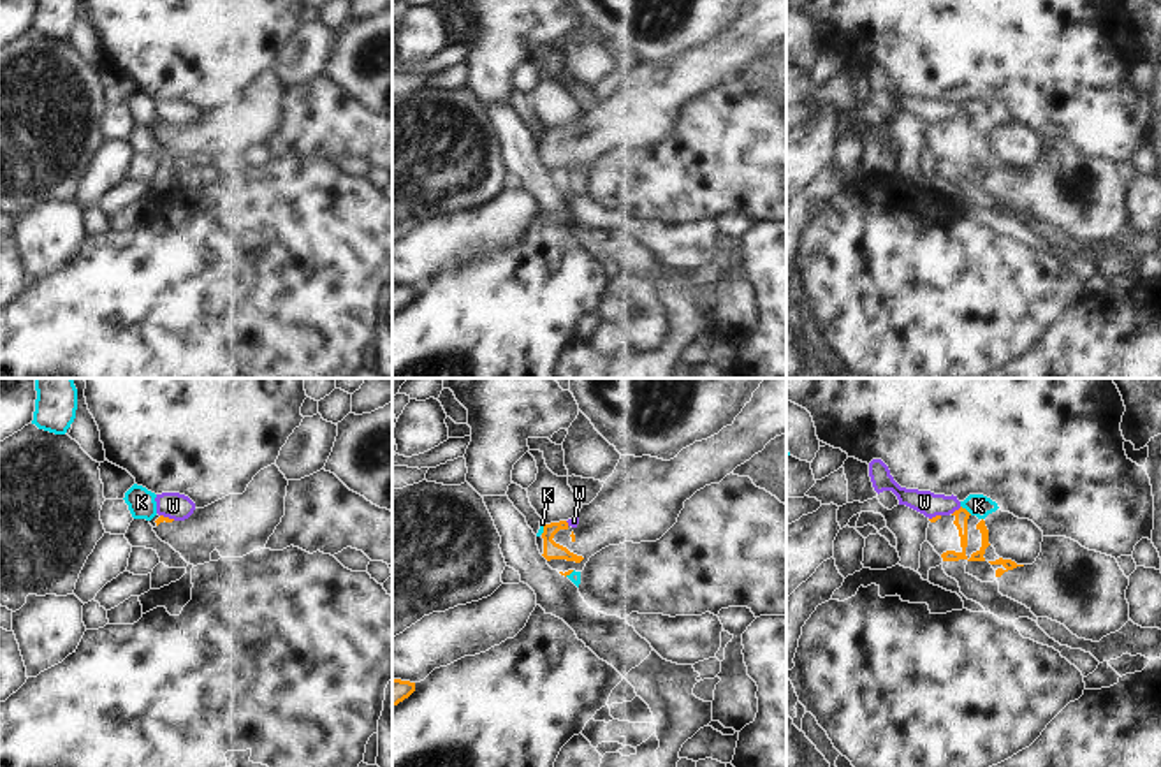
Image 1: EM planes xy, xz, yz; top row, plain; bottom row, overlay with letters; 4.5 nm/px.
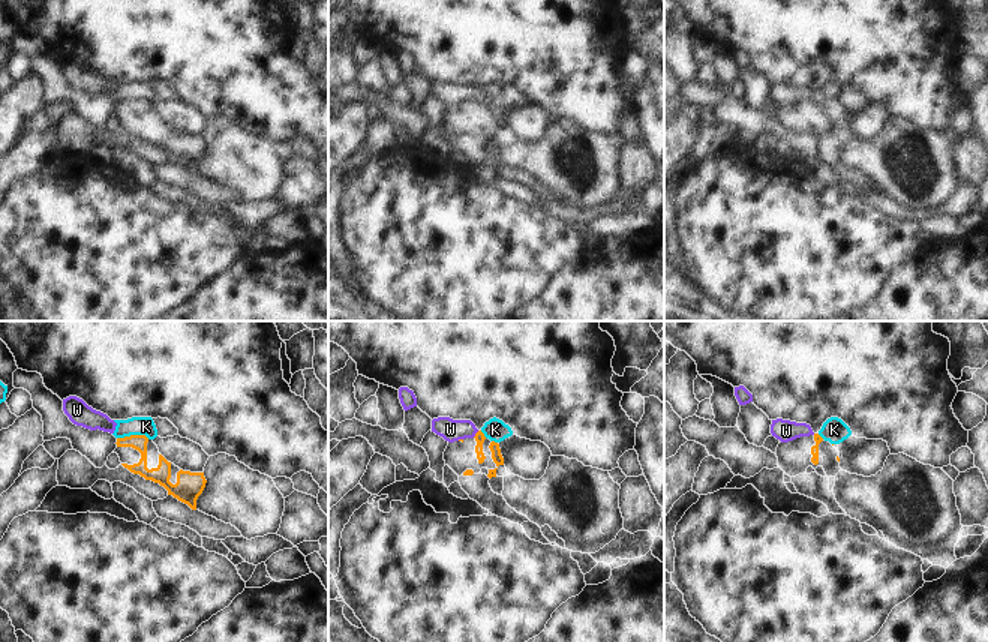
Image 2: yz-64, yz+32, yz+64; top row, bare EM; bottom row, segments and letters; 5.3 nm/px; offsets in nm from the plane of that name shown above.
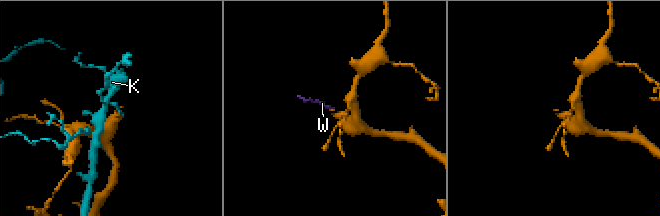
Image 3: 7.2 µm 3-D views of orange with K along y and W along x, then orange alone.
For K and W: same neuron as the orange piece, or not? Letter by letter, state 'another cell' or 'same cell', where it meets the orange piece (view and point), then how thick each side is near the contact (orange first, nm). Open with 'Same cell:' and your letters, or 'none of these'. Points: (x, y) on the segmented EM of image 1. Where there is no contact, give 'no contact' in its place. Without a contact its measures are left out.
Same cell: none of these
K: another cell; contact yz (964, 509); calibres 60 and 100 nm
W: another cell; contact yz (956, 511); calibres 60 and 110 nm

